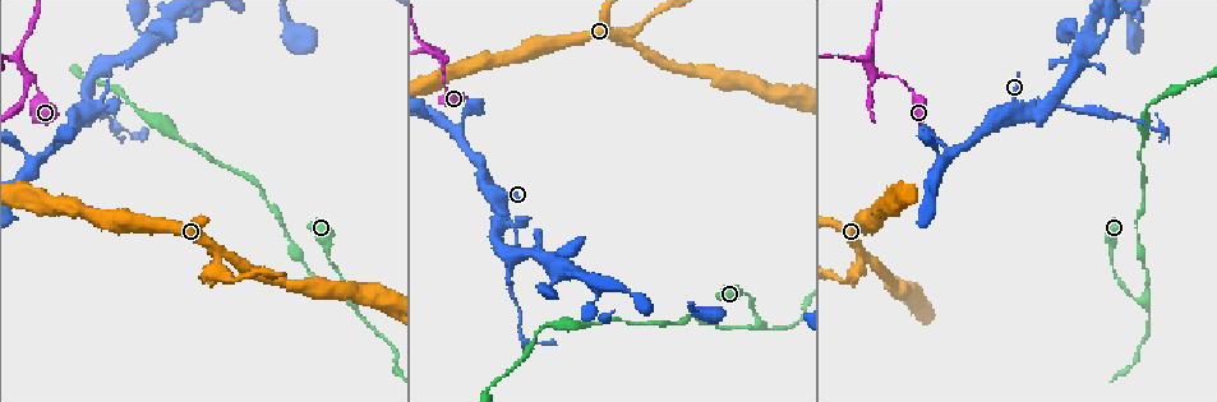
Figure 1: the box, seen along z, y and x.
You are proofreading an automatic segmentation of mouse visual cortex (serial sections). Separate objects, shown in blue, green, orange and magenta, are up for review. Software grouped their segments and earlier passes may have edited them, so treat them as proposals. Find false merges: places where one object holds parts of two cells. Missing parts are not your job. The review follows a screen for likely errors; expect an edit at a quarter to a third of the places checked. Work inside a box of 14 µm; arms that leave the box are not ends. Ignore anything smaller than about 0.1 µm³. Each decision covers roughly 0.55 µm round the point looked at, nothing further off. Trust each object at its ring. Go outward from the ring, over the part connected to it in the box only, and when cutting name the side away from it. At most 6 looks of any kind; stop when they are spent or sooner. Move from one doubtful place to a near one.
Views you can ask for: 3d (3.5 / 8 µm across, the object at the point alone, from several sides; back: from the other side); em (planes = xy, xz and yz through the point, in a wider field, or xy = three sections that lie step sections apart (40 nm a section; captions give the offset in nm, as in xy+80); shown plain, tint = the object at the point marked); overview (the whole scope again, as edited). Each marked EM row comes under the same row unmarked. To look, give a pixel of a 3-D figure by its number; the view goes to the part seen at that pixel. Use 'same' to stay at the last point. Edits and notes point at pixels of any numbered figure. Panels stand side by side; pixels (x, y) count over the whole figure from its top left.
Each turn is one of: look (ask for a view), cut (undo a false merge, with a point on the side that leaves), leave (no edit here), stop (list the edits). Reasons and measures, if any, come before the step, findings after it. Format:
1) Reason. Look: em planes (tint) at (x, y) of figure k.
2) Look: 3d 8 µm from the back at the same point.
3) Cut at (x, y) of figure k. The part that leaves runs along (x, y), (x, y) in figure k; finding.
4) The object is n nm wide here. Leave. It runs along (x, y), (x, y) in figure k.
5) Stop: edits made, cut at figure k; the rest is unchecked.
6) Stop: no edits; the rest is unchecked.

Abrupt turn. Look: 3d 3.5 µm from the back at (220, 251) of figure 1.

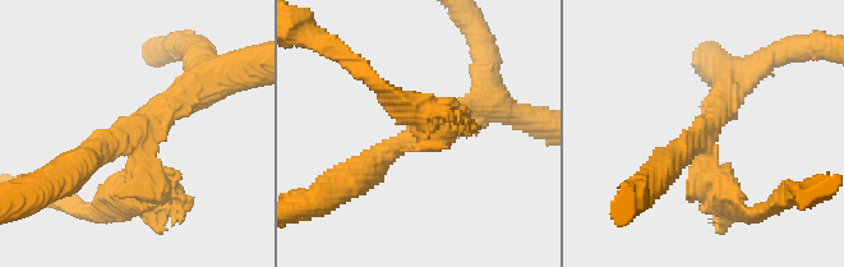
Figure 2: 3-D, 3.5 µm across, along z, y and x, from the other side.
3 arms meet here; the arms are 350, 350, 400 nm wide. Look: em xy step 1 (tint) at (137, 129) of figure 2.

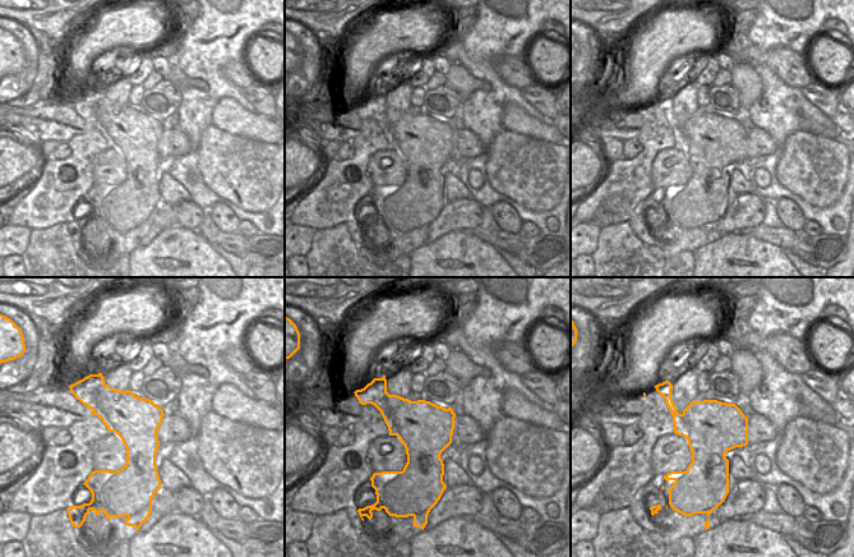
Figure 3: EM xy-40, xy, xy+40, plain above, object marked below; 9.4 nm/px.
The object is 500 nm wide here. Cut at (395, 114) of figure 2. The part that leaves runs along (422, 130), (429, 118), (355, 63) in figure 2; two cells meet here.

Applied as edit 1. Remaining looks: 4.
Calibre changes. Look: 3d 3.5 µm at (28, 74) of figure 1.

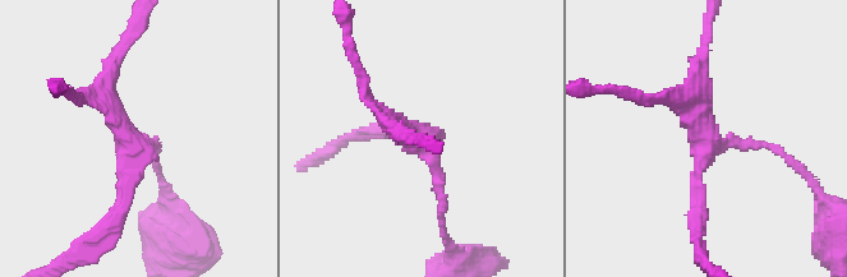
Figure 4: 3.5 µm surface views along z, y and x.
Now the EM. Look: em planes (tint) at (710, 143) of figure 4.

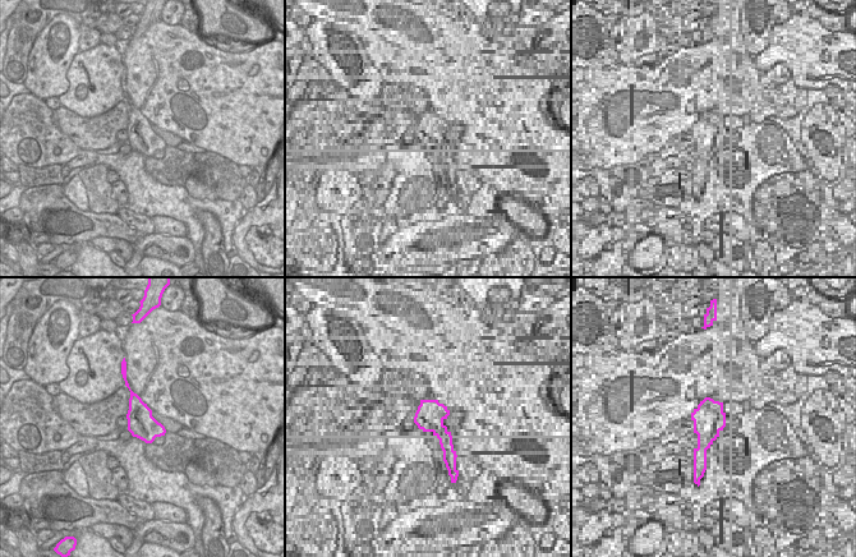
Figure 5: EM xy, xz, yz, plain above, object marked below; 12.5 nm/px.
Leave. It runs along (783, 153), (710, 142), (698, 63) in figure 4; all the same cell.

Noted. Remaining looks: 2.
Thin neck. Look: 3d 3.5 µm at (498, 222) of figure 1.

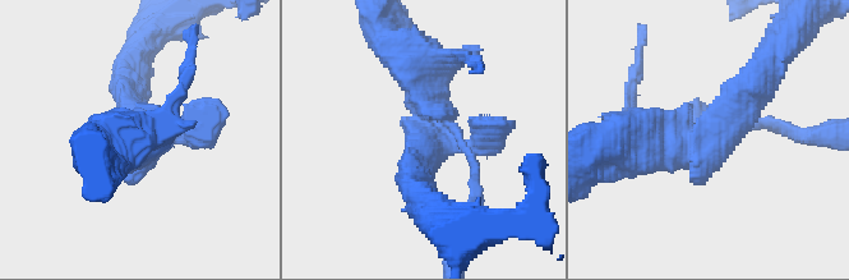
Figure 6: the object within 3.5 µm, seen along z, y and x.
3 arms meet here; the arms are 150, 350, 500 nm wide; now the EM. Look: em xy step 2 (tint) at (423, 145) of figure 6.

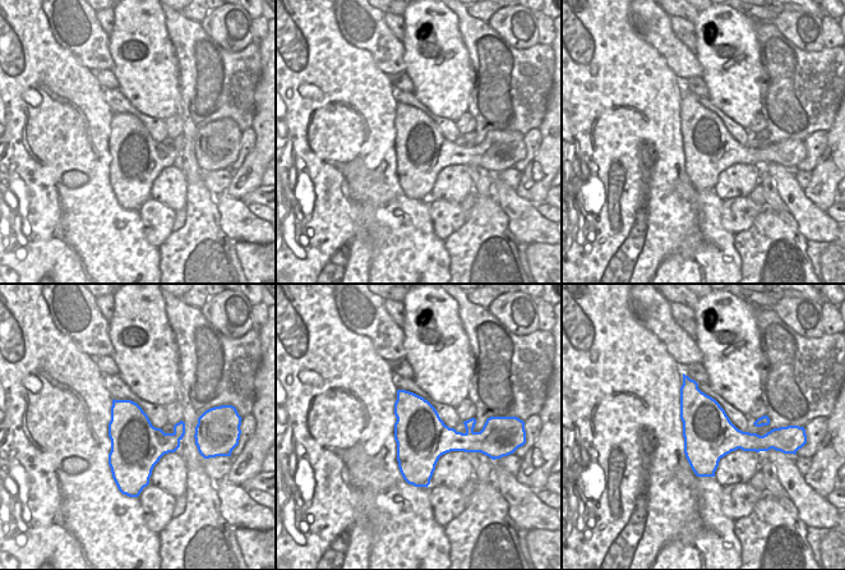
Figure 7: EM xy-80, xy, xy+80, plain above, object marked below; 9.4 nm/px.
Cut at (769, 124) of figure 6. Two cells meet here.

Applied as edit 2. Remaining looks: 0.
Stop: edits made, cut at figure 2, cut at figure 6; the rest is unchecked.

